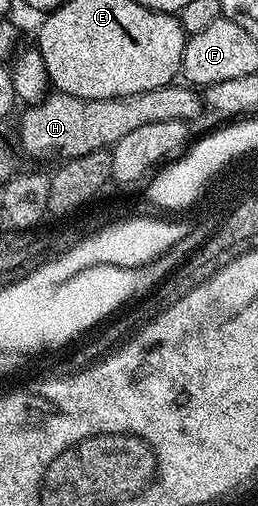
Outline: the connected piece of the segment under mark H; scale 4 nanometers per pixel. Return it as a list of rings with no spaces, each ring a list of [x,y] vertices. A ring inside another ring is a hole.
[[[188,84],[177,85],[107,100],[83,100],[70,94],[50,92],[43,101],[22,109],[21,150],[33,158],[49,158],[54,154],[57,160],[68,160],[112,148],[127,132],[135,132],[135,128],[143,128],[143,124],[159,124],[159,120],[192,123],[203,111],[202,95]]]

